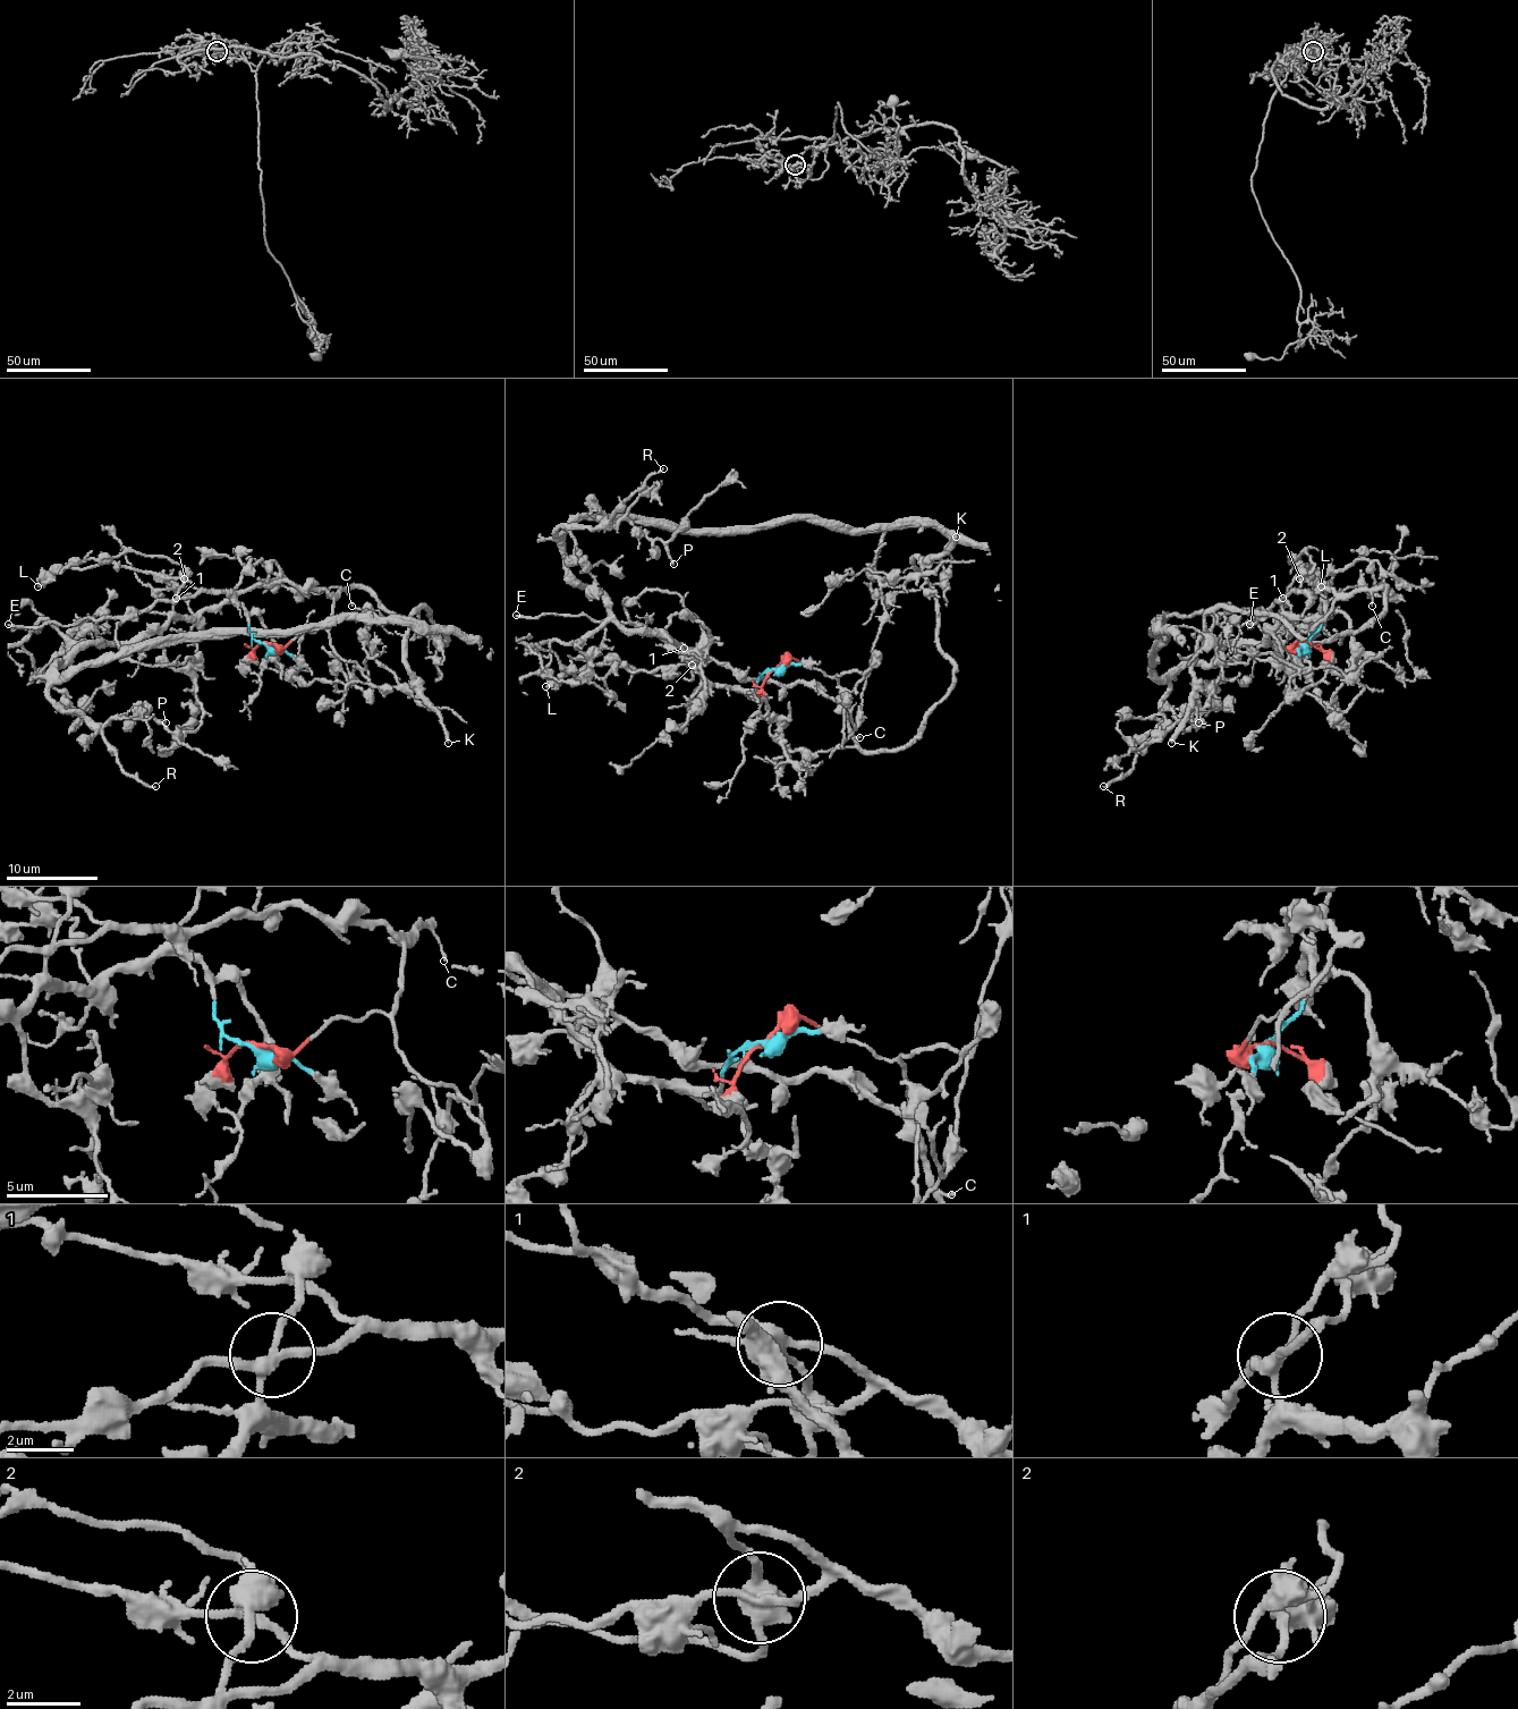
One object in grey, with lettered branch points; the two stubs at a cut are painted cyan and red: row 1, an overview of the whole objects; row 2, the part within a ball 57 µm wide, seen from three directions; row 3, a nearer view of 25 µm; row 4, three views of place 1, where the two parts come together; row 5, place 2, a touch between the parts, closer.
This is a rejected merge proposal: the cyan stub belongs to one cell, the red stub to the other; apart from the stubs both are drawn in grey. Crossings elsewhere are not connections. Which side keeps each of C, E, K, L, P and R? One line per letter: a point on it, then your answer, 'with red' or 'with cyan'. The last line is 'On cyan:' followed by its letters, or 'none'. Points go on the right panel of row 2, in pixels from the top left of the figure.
C: place (1372, 606); with red
E: place (1249, 624); with red
K: place (1171, 743); with red
L: place (1321, 586); with red
P: place (1198, 722); with cyan
R: place (1103, 786); with cyan
On cyan: P, R

